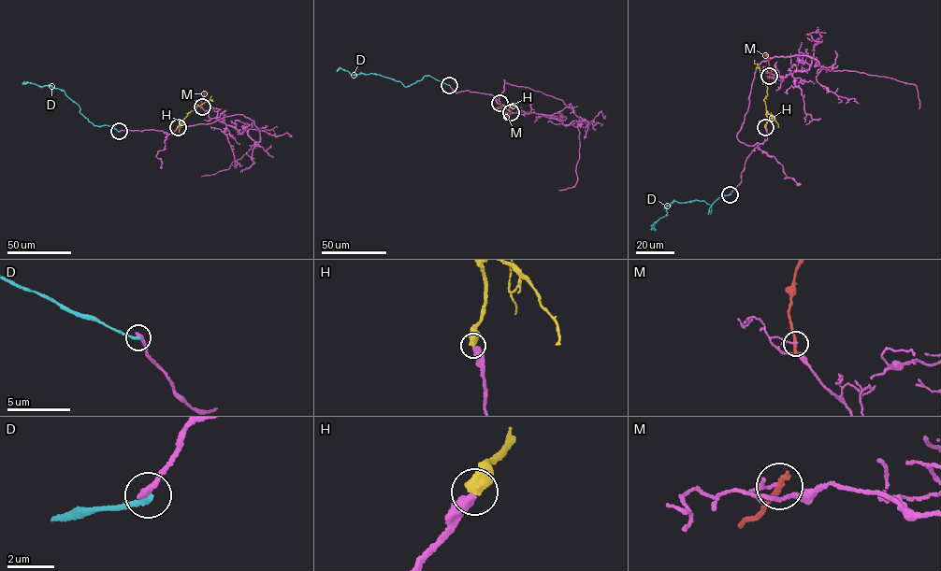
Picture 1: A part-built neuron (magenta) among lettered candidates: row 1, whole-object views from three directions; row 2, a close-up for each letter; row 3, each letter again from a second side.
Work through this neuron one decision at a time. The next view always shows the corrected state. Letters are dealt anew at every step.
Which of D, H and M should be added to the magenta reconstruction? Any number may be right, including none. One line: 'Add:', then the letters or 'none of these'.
Add: none of these

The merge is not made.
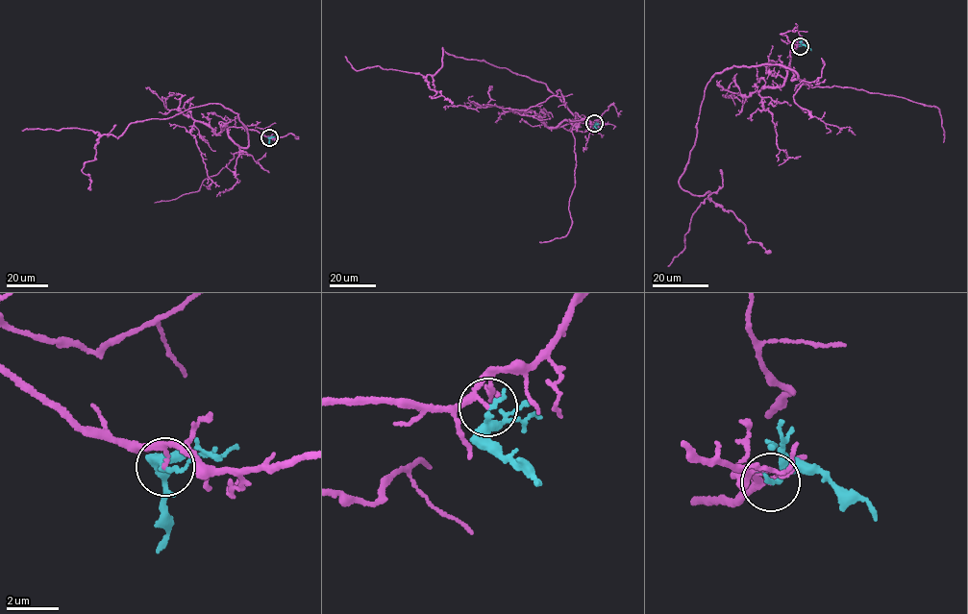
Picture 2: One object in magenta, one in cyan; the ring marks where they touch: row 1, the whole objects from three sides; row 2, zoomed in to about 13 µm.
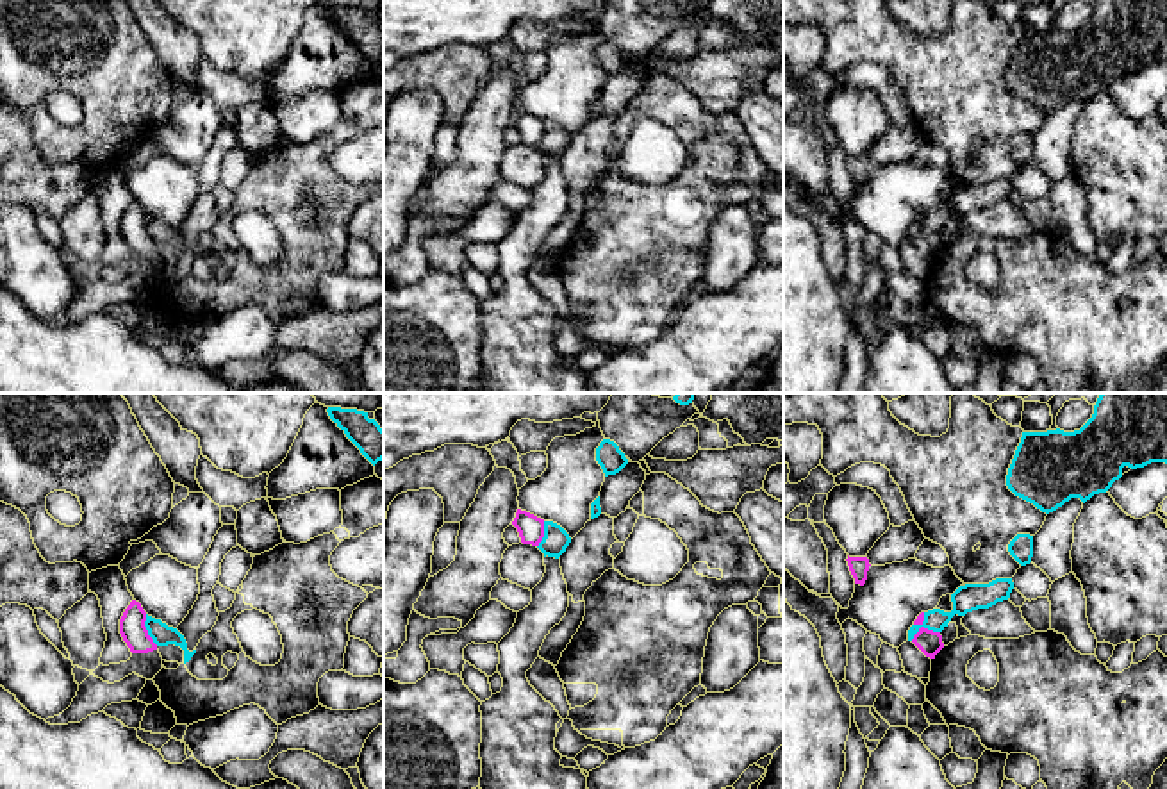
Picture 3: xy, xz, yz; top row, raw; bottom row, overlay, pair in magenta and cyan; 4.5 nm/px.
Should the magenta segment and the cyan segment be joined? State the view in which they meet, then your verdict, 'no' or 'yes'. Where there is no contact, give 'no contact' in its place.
contact in yz; no

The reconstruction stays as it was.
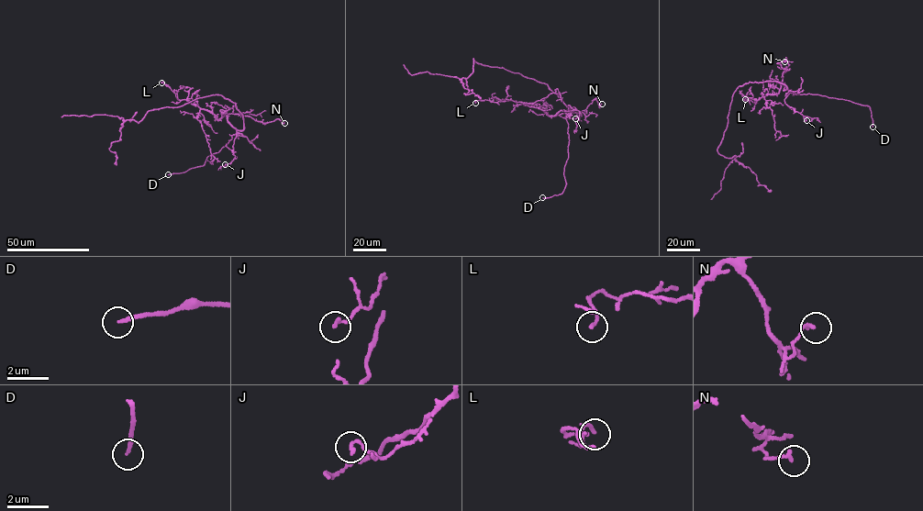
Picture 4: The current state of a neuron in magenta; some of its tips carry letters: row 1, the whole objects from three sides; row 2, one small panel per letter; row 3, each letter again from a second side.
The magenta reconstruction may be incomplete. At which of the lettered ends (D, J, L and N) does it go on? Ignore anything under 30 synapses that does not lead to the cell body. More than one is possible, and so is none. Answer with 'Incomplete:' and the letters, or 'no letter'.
Incomplete: no letter

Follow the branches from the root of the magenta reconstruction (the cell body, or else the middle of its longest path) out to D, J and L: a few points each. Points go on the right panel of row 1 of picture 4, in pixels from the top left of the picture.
D: (738, 87), (750, 82), (775, 81), (796, 94), (816, 94), (868, 105), (872, 127)
J: (738, 87), (749, 82), (768, 81), (785, 84), (790, 93), (784, 103), (806, 120)
L: (738, 87), (768, 81), (786, 87), (783, 90), (781, 83), (777, 94), (762, 96), (754, 104), (745, 99)

